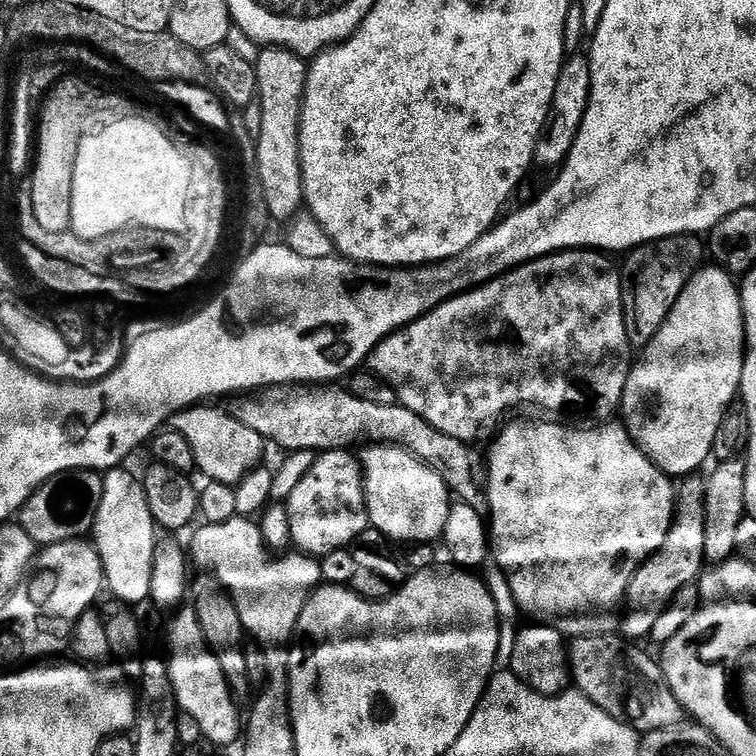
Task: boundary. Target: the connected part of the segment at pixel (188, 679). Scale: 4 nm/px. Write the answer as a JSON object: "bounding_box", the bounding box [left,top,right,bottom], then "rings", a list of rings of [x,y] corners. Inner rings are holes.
{"bounding_box":[166,611,242,748],"rings":[[[184,611],[175,613],[176,621],[168,632],[168,648],[172,653],[167,653],[166,659],[176,703],[181,712],[190,714],[190,718],[198,722],[200,735],[205,741],[209,740],[210,743],[224,748],[227,744],[232,744],[235,740],[237,743],[241,739],[242,712],[240,716],[240,708],[236,705],[237,697],[226,682],[226,674],[222,674],[222,666],[202,634],[202,626],[198,622],[195,611]]]}

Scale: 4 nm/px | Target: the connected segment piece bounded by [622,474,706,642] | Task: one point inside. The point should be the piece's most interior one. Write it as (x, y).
(680, 560)

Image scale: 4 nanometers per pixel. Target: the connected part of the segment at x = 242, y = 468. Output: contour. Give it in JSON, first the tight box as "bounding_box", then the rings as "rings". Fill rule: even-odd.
{"bounding_box":[170,406,266,485],"rings":[[[193,406],[177,412],[170,421],[170,426],[178,430],[189,440],[190,447],[194,450],[194,462],[199,475],[204,475],[213,484],[238,485],[246,474],[261,467],[266,441],[262,434],[250,430],[243,422],[233,416],[231,411],[212,406]]]}

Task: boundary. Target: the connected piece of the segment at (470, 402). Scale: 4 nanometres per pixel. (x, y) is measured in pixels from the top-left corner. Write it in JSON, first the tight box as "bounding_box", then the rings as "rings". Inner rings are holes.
{"bounding_box":[367,250,634,442],"rings":[[[569,250],[553,252],[551,256],[543,256],[522,264],[504,275],[463,292],[460,296],[451,296],[442,302],[434,311],[419,316],[412,324],[390,333],[385,340],[368,355],[367,371],[383,380],[389,388],[396,392],[399,404],[414,410],[418,418],[426,418],[434,430],[442,430],[442,434],[450,434],[450,438],[458,438],[465,442],[473,442],[484,432],[484,427],[491,420],[499,418],[503,412],[516,408],[519,404],[537,404],[548,412],[565,412],[568,416],[589,416],[592,422],[608,422],[617,415],[624,402],[624,391],[628,376],[632,372],[634,350],[630,346],[630,338],[626,338],[626,318],[622,306],[621,269],[611,264],[609,257],[599,250]]]}

